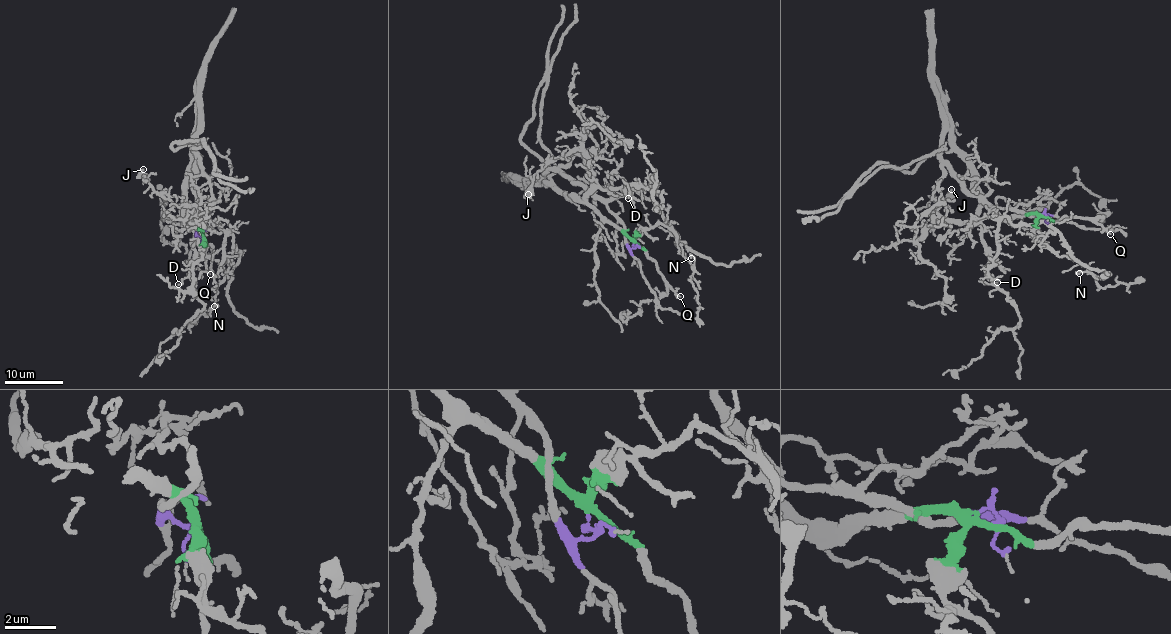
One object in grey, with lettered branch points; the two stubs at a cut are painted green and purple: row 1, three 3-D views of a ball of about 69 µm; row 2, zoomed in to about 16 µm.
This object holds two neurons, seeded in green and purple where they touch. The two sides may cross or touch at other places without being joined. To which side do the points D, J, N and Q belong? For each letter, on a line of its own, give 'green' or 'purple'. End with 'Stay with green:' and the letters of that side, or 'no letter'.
D: green
J: green
N: green
Q: green
Stay with green: D, J, N, Q

